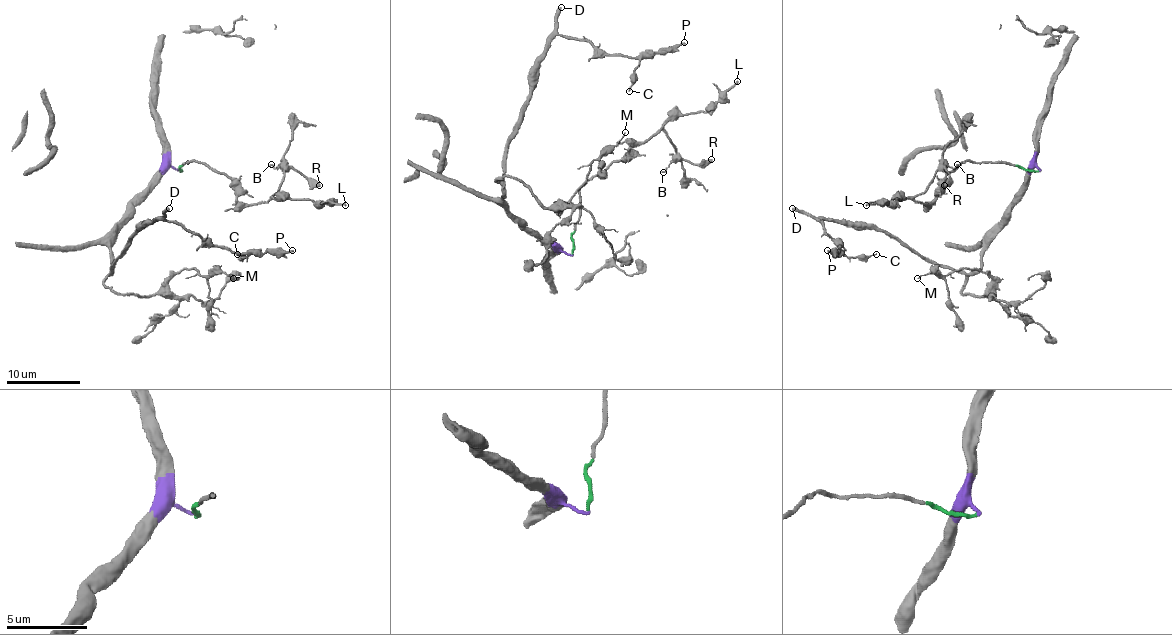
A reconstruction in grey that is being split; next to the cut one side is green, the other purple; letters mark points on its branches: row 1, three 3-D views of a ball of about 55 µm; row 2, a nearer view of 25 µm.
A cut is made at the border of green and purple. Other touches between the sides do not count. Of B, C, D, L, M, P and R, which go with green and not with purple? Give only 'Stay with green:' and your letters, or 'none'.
Stay with green: B, L, R

